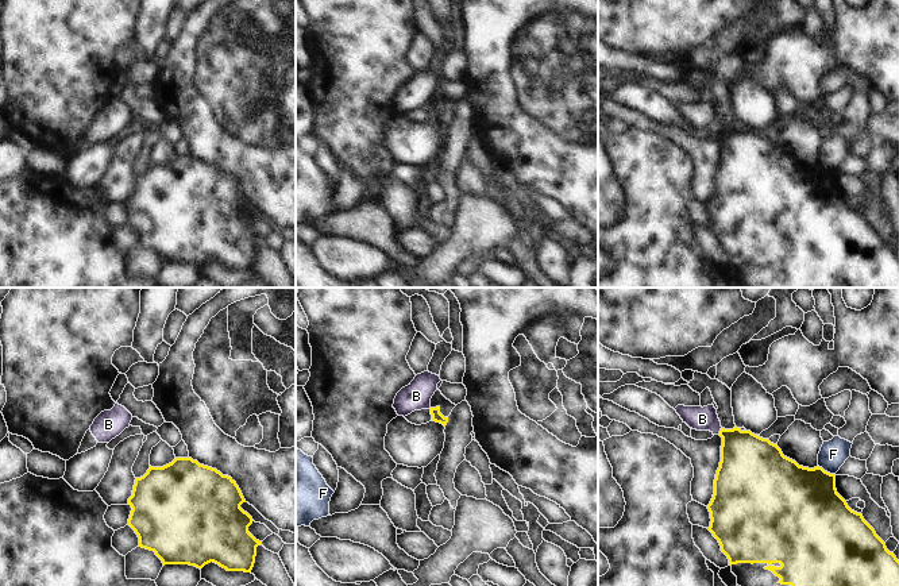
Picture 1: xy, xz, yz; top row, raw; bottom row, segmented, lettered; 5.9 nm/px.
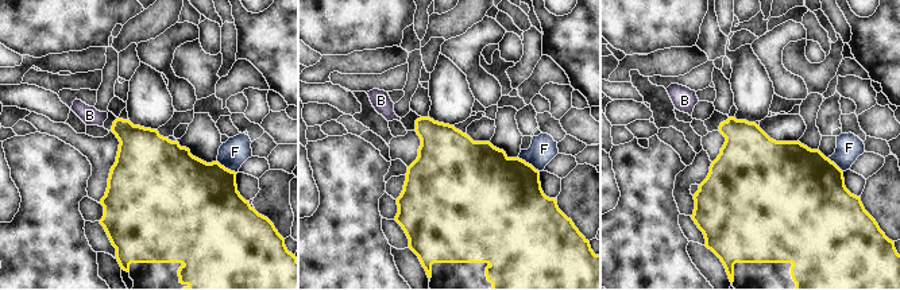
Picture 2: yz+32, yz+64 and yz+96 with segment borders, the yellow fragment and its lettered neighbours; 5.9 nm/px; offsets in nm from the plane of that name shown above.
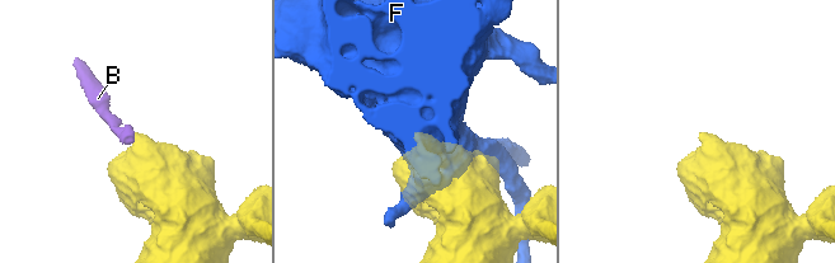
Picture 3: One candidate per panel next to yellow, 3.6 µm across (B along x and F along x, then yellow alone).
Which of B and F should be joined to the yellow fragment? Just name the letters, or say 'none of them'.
none of them

